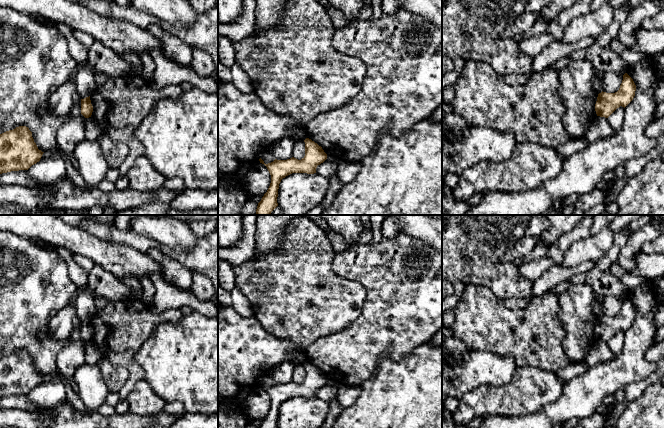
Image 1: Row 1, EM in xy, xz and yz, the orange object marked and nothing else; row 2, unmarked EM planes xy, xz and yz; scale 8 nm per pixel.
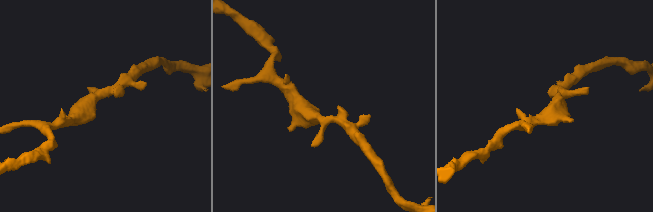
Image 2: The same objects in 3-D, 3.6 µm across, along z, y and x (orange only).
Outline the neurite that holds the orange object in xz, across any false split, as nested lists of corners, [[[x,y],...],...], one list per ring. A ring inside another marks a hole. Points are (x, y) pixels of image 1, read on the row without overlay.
[[[306,362],[304,366],[305,380],[301,384],[292,381],[287,384],[275,383],[273,386],[265,388],[261,382],[259,383],[260,387],[267,391],[271,399],[271,407],[258,428],[278,428],[278,413],[283,402],[292,397],[314,398],[317,390],[327,383],[327,378],[317,367],[309,362]]]

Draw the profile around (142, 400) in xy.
[[[145,379],[137,382],[127,399],[129,411],[137,415],[154,415],[164,412],[166,401],[159,397]]]

